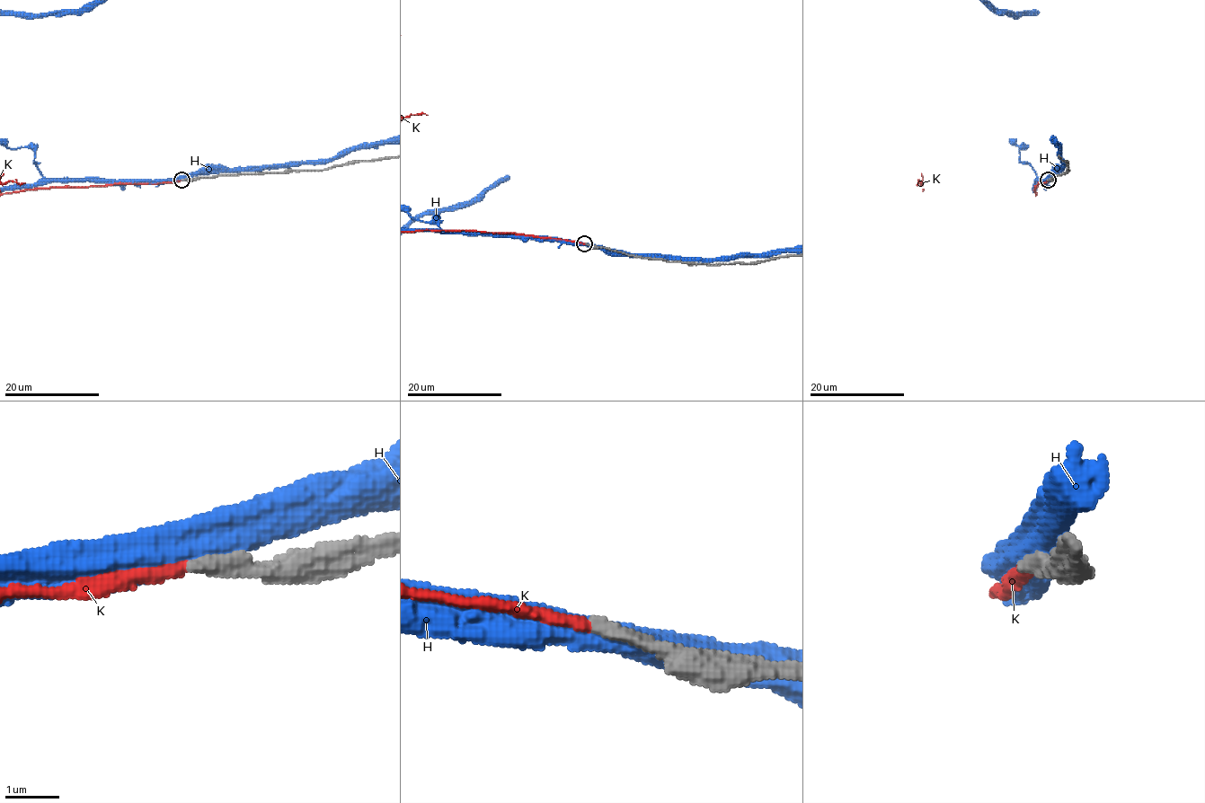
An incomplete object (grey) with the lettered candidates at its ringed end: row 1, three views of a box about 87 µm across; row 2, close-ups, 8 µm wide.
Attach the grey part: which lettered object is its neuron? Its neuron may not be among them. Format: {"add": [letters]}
{"add": ["K"]}

